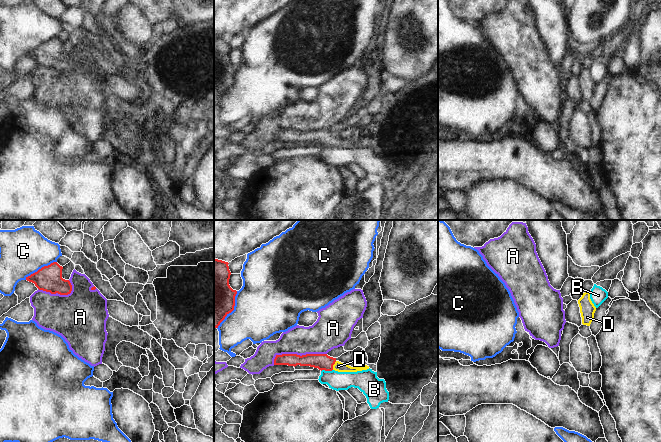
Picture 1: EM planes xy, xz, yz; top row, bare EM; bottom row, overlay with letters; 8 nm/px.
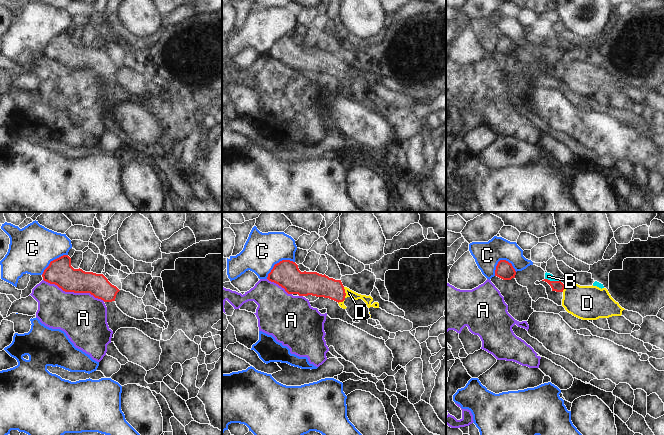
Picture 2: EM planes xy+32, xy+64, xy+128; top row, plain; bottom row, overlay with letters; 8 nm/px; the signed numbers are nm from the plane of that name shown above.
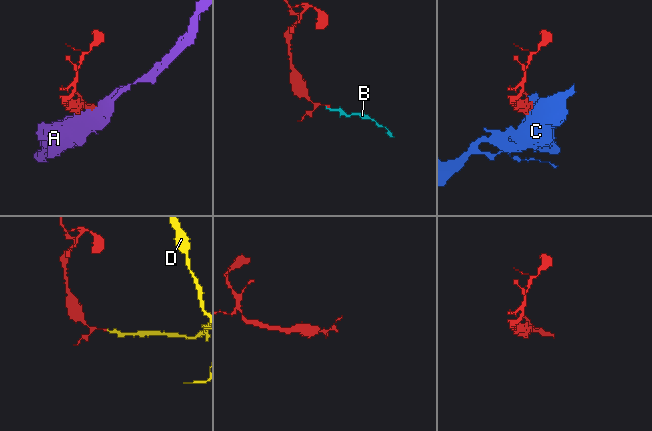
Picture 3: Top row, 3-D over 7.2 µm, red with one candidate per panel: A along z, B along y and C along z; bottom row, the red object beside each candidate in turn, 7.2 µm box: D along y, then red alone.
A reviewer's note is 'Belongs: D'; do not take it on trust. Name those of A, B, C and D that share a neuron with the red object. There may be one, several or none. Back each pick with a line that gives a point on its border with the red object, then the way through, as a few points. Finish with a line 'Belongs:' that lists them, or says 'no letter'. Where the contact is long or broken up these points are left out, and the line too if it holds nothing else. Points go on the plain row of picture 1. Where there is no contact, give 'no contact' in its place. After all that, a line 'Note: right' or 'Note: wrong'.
D: meets red in xz at (333, 140); runs through xz (321, 137), (333, 140), (338, 142)
Belongs: D
Note: right

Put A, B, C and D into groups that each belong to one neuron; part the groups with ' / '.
A / B C / D

